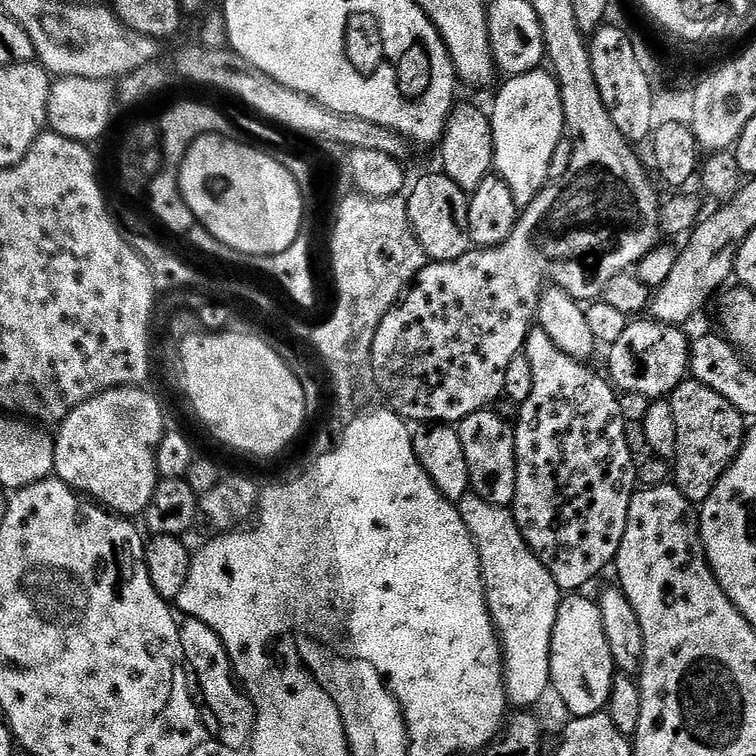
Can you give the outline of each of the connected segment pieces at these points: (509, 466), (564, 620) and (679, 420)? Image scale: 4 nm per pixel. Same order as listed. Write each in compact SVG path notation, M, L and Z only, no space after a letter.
M486 407L470 413L458 421L458 431L466 454L466 466L470 466L471 491L486 498L486 502L508 506L516 489L516 429L492 411L491 407Z
M568 594L560 601L560 609L552 630L550 642L550 681L551 691L560 695L560 700L572 711L573 715L588 715L603 709L612 693L612 680L617 676L616 659L612 656L610 642L606 642L606 630L602 630L600 605L595 599L584 594Z
M686 378L670 393L674 422L678 429L678 446L674 457L676 477L674 483L693 505L703 504L712 493L718 478L728 469L736 453L744 444L746 417L718 390L702 386L702 382Z

